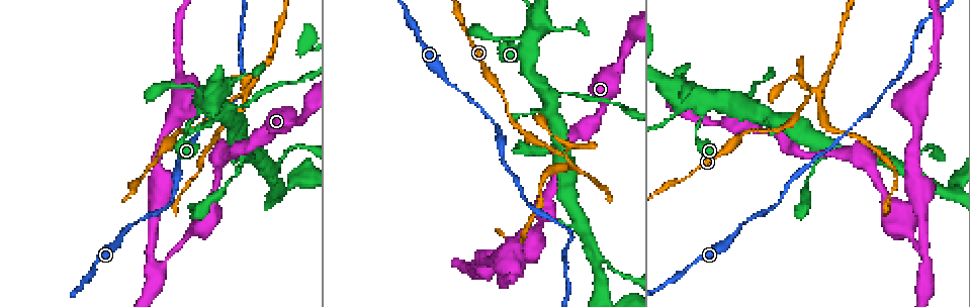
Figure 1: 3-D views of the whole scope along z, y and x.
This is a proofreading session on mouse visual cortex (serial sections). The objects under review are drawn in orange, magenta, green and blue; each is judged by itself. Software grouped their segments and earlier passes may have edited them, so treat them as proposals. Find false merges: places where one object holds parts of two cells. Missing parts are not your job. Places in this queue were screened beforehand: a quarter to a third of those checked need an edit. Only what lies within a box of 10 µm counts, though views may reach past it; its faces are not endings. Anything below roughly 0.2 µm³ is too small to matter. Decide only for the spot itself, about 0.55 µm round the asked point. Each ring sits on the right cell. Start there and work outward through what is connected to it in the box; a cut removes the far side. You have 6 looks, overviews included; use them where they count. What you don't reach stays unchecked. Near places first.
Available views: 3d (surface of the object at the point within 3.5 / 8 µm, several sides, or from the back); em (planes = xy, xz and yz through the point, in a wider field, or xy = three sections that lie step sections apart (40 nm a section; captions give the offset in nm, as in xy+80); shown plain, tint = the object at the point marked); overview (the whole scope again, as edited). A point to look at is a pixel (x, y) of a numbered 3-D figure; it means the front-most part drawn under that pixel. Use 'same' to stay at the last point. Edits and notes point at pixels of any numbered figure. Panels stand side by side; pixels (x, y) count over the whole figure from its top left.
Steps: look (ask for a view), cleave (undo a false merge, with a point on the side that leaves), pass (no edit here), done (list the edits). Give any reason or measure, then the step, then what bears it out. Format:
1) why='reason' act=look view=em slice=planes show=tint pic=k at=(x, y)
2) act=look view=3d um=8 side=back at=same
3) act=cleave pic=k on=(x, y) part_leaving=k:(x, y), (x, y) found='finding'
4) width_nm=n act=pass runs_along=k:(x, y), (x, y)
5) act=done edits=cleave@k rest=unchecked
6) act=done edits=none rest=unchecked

why='thick turns thin' act=look view=3d um=3.5 pic=1 at=(122, 233)

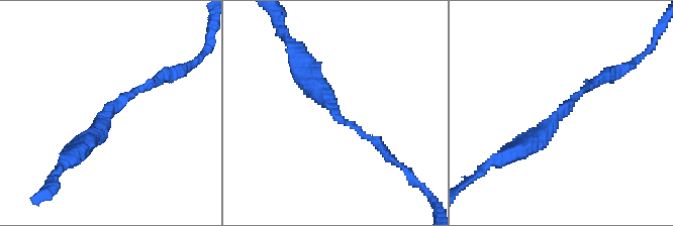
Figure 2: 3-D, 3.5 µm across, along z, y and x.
act=pass runs_along=2:(300, 63), (334, 114), (375, 142) found='one cell here'

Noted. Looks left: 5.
why='sharp bend' act=look view=3d um=8 pic=1 at=(815, 92)

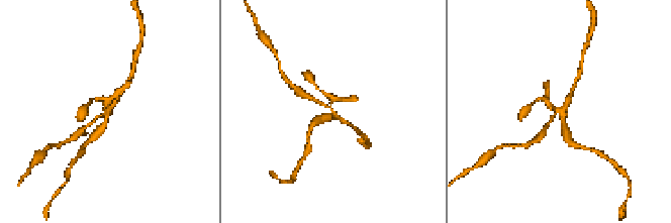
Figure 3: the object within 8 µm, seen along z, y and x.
why='zoom in' act=look view=3d um=3.5 at=same

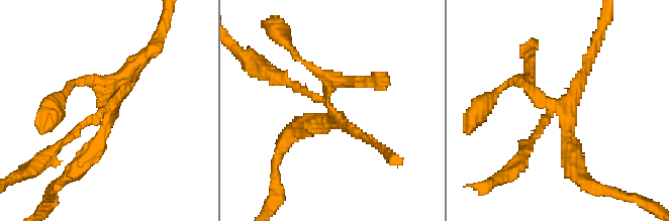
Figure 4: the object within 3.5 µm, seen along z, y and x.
act=cleave pic=4 on=(309, 119) found='a second cell is stuck on'

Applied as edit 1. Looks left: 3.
why='a fork' act=look view=3d um=3.5 pic=1 at=(551, 95)

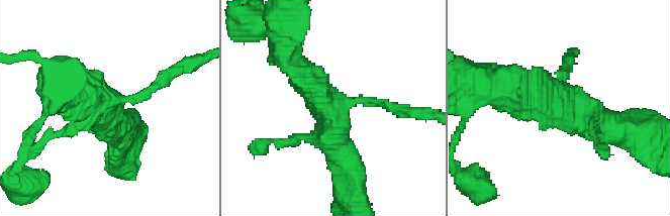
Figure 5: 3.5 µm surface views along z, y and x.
arms=3 arm_widths_nm=150,450,450 act=look view=em slice=xy step=2 show=tint pic=5 at=(105, 101)

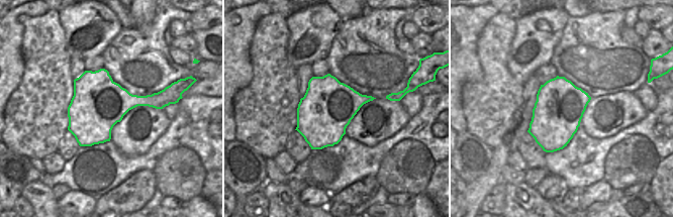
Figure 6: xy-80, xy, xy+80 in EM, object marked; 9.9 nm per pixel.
act=cleave pic=5 on=(161, 81) found='a second cell is stuck on'

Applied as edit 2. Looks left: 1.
act=done edits=cleave@4,cleave@5 rest=unchecked

